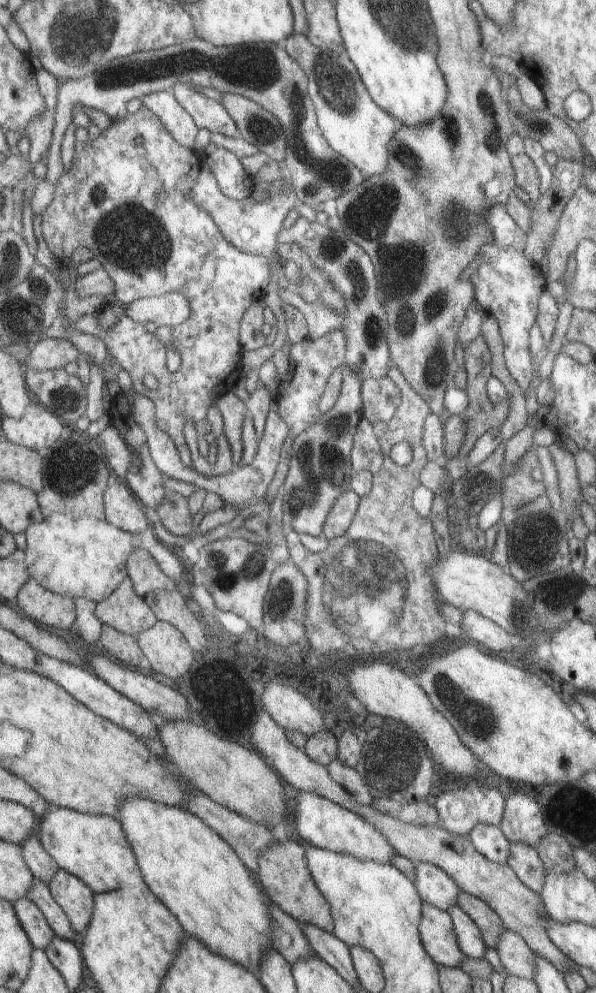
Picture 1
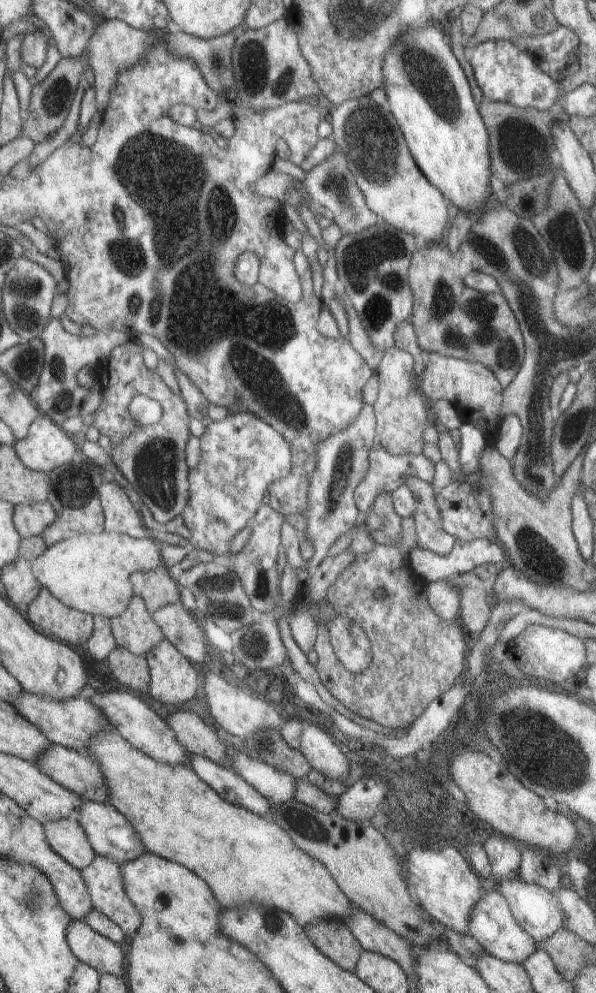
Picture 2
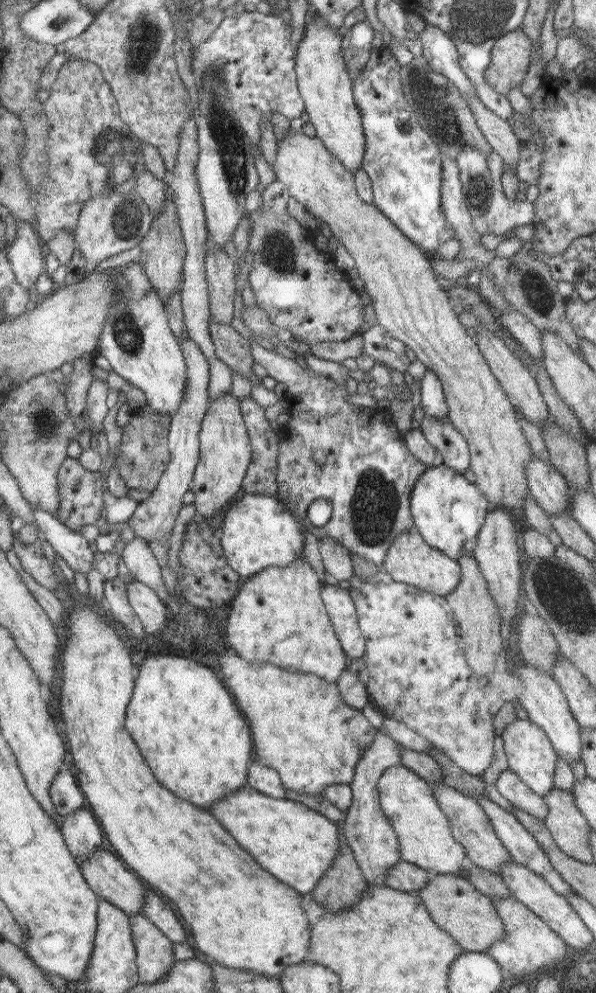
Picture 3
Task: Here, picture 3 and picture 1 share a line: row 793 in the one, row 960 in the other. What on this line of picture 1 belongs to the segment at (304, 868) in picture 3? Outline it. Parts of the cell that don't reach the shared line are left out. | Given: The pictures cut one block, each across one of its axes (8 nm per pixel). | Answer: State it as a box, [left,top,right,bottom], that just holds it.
[119,798,275,976]

